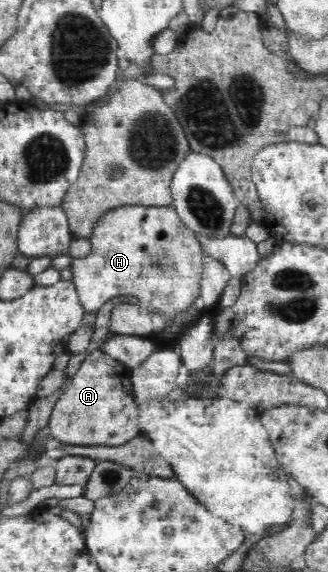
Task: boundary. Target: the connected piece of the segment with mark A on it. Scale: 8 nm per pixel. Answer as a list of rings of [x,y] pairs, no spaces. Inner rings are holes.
[[[101,350],[91,352],[57,400],[49,417],[50,436],[59,445],[119,447],[140,435],[132,369]]]

